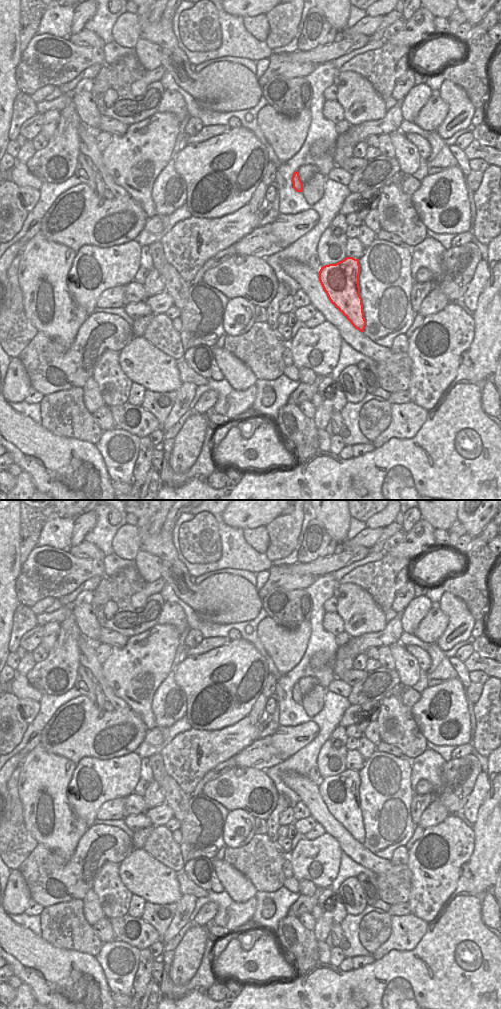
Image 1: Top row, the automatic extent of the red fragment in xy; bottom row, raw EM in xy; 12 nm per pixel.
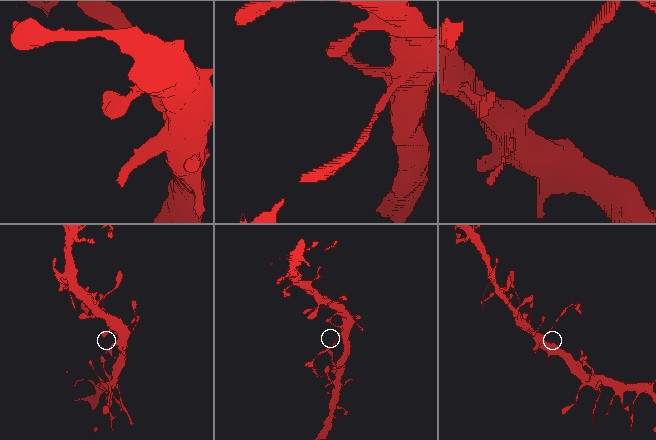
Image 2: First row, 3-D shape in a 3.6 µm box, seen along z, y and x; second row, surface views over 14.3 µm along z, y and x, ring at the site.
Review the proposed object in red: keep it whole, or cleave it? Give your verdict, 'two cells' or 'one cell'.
two cells

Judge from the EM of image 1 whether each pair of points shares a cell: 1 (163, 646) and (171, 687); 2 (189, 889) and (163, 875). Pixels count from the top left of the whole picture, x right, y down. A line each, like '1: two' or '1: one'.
1: two
2: two

